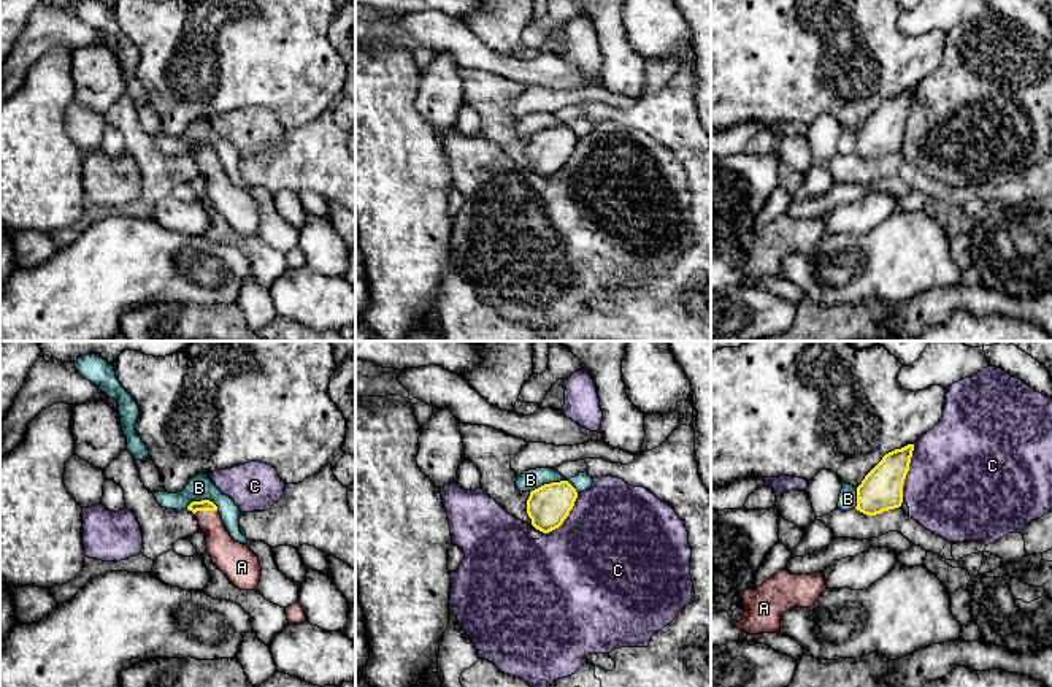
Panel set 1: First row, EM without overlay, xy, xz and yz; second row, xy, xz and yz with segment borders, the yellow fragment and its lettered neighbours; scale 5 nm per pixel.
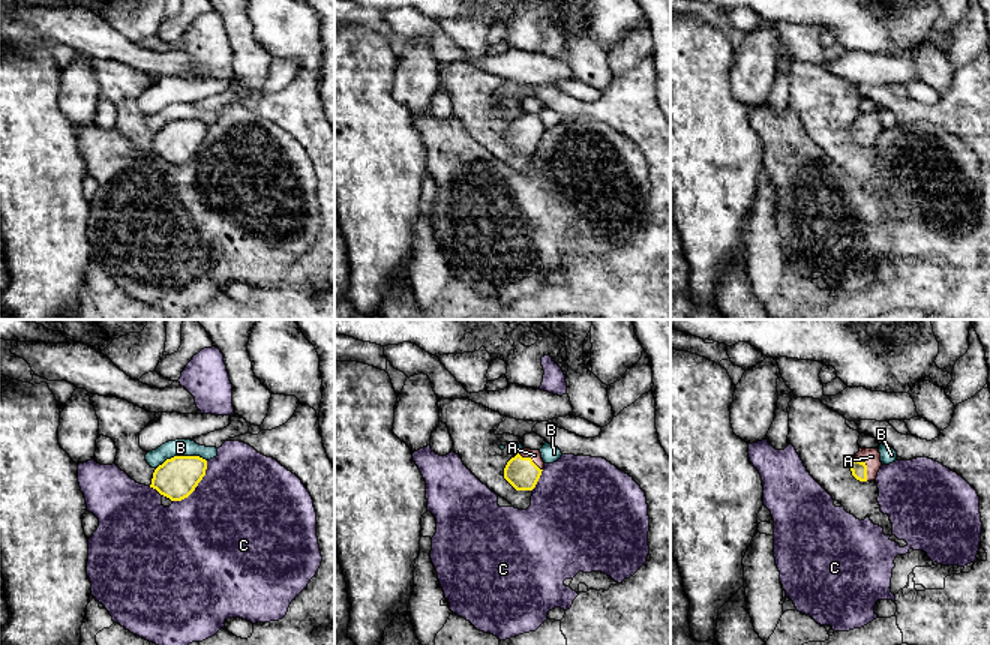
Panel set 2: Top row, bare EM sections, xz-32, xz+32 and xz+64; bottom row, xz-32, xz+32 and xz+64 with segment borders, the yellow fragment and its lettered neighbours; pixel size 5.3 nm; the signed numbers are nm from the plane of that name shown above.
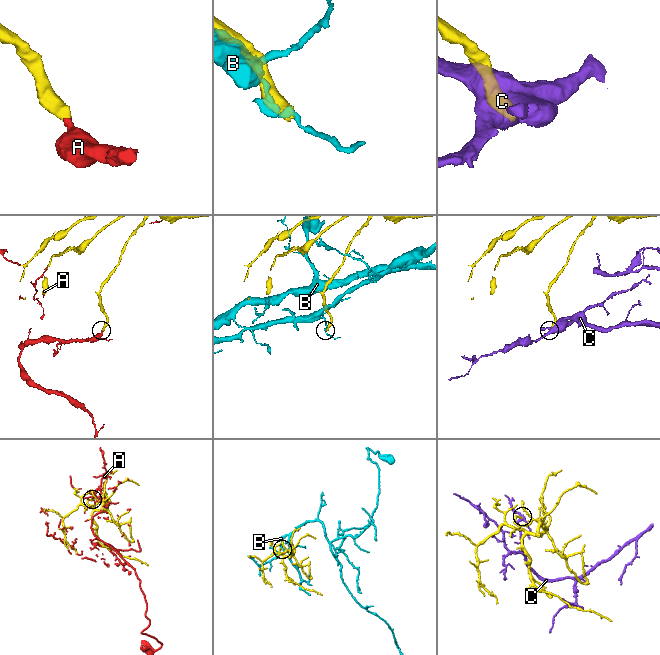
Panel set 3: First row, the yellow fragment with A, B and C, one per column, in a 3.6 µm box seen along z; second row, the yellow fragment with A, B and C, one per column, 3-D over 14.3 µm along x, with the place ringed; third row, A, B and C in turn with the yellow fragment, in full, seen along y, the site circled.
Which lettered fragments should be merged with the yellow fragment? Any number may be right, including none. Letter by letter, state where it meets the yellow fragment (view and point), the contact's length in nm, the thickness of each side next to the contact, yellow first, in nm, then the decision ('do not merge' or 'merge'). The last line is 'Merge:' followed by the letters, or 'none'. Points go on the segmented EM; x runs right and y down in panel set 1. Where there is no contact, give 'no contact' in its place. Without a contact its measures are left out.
A: contact xy (205, 510); length 120 nm; calibres 60 and 160 nm; merge
B: contact xz (554, 483); length 240 nm; calibres 220 and 100 nm; do not merge
C: contact yz (908, 470); length 280 nm; calibres 200 and 500 nm; do not merge
Merge: A

